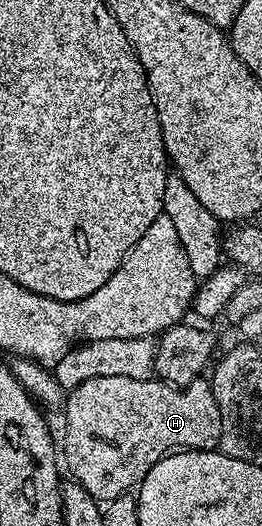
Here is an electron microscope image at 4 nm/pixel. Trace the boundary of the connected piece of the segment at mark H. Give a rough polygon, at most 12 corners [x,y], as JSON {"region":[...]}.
{"region":[[90,378],[66,393],[61,456],[100,502],[161,458],[215,450],[203,378]]}

